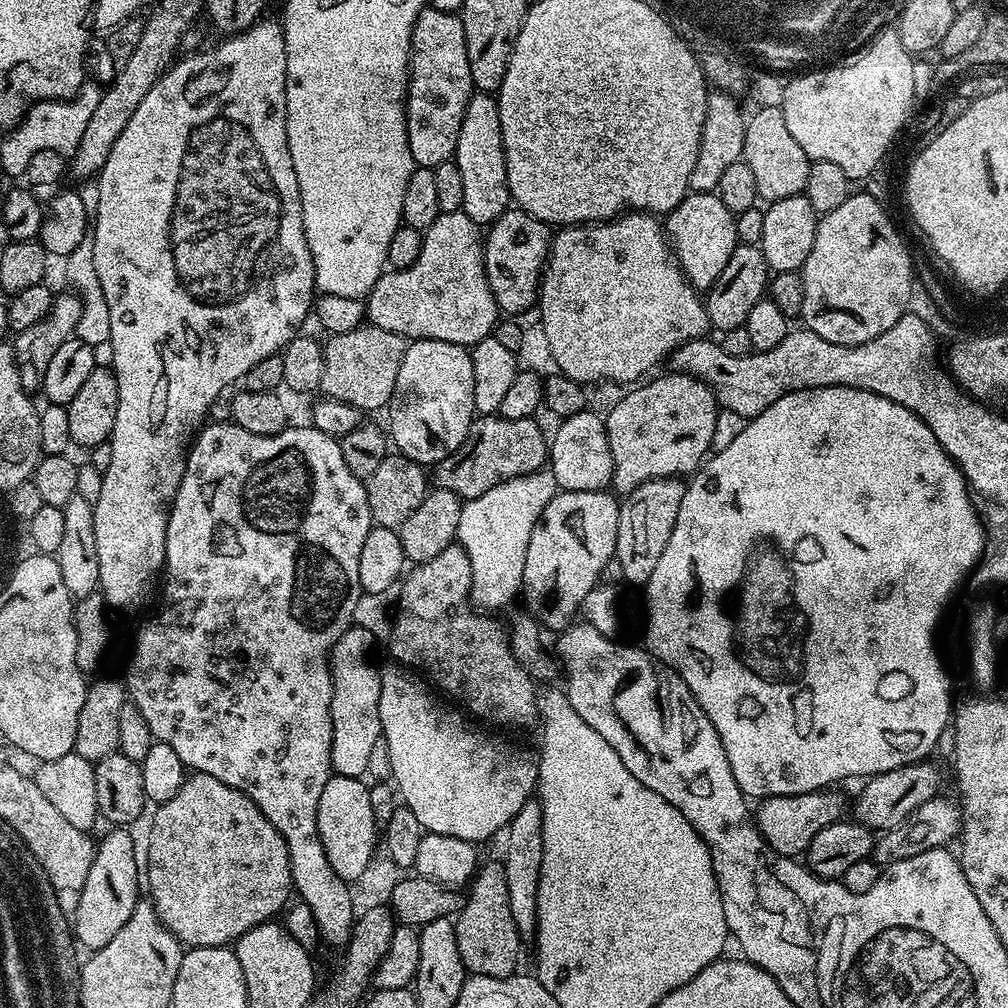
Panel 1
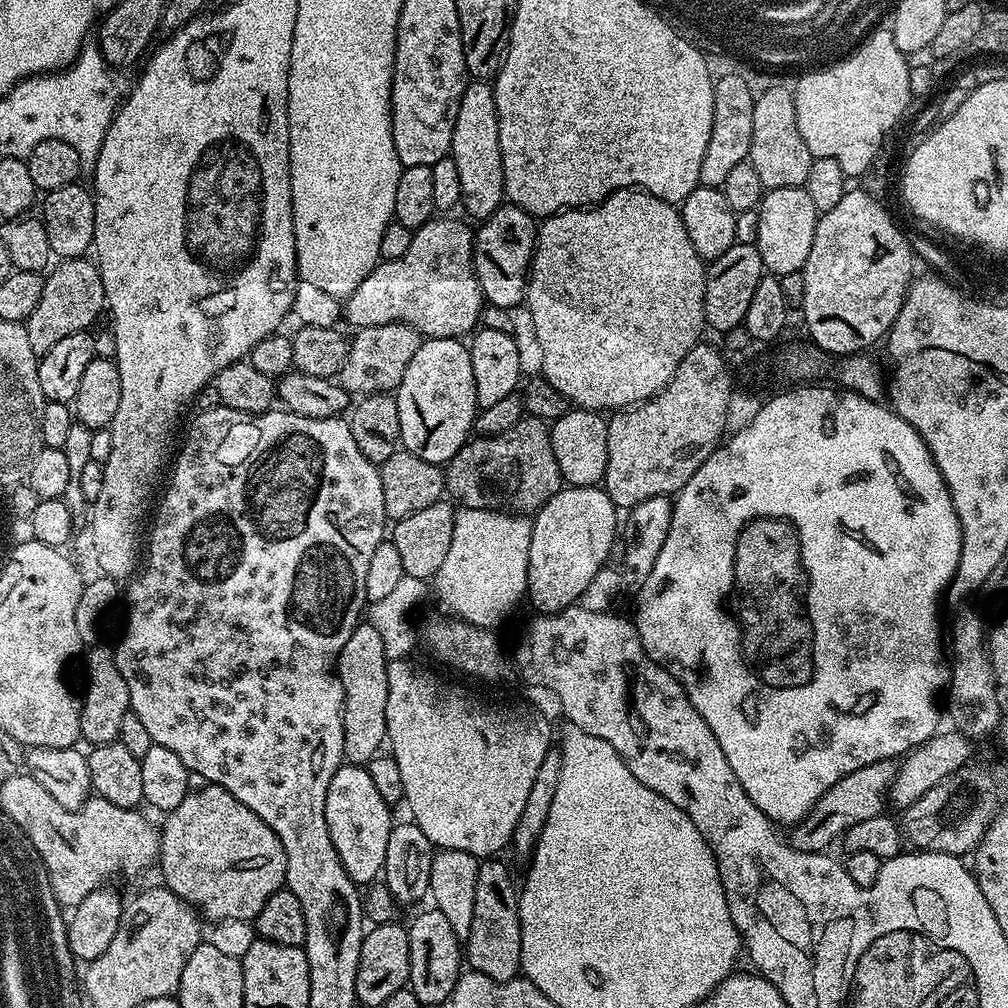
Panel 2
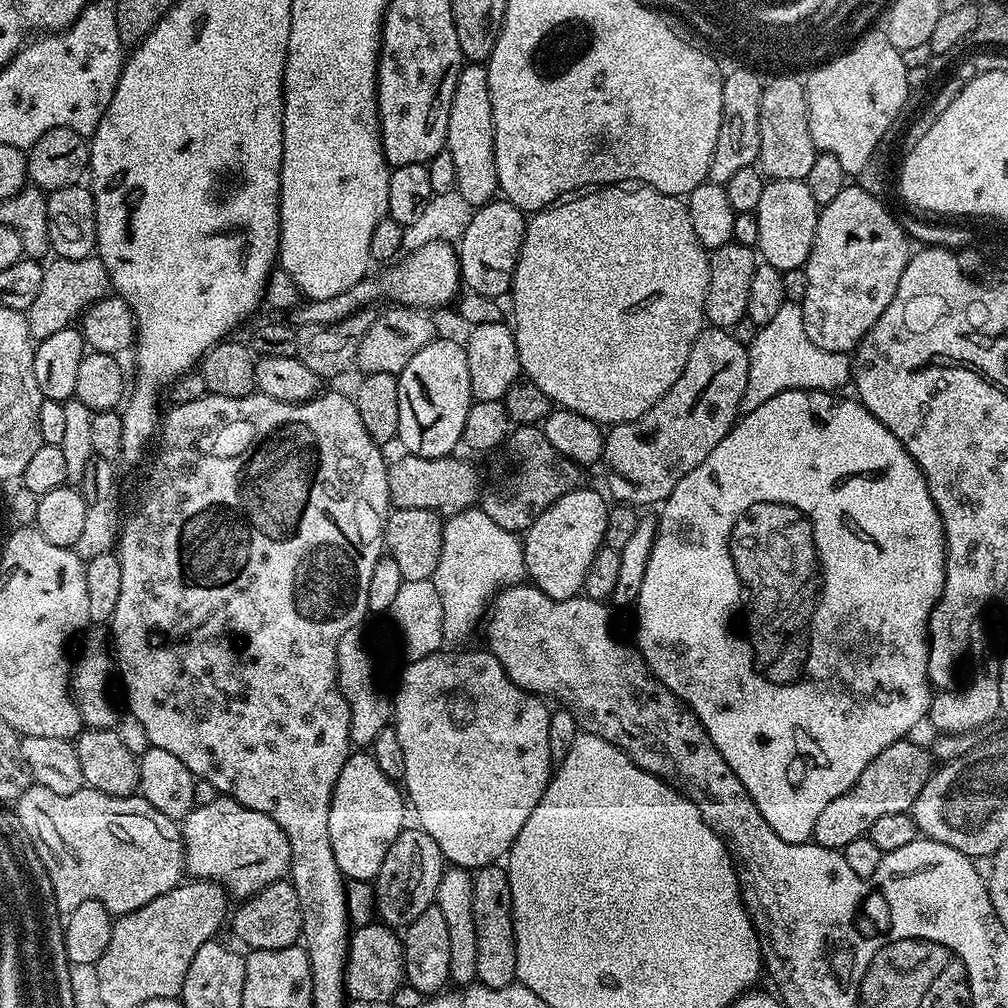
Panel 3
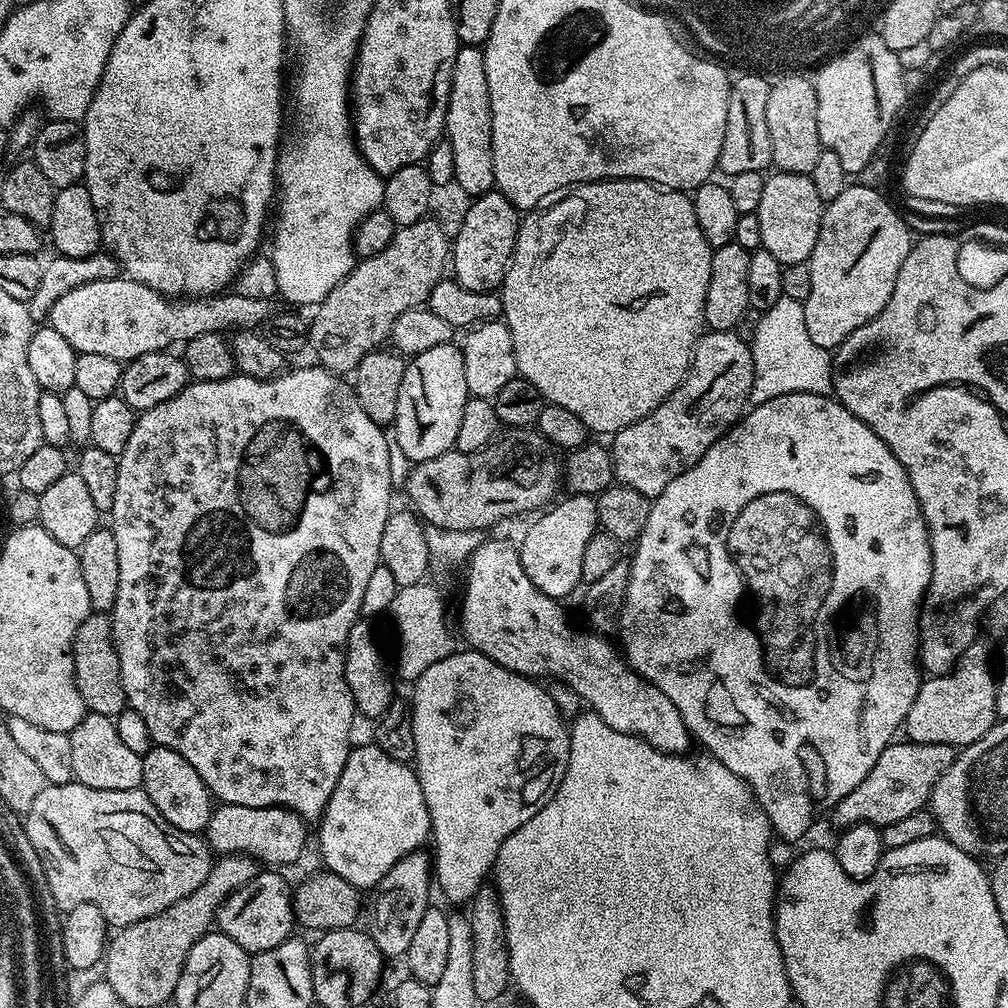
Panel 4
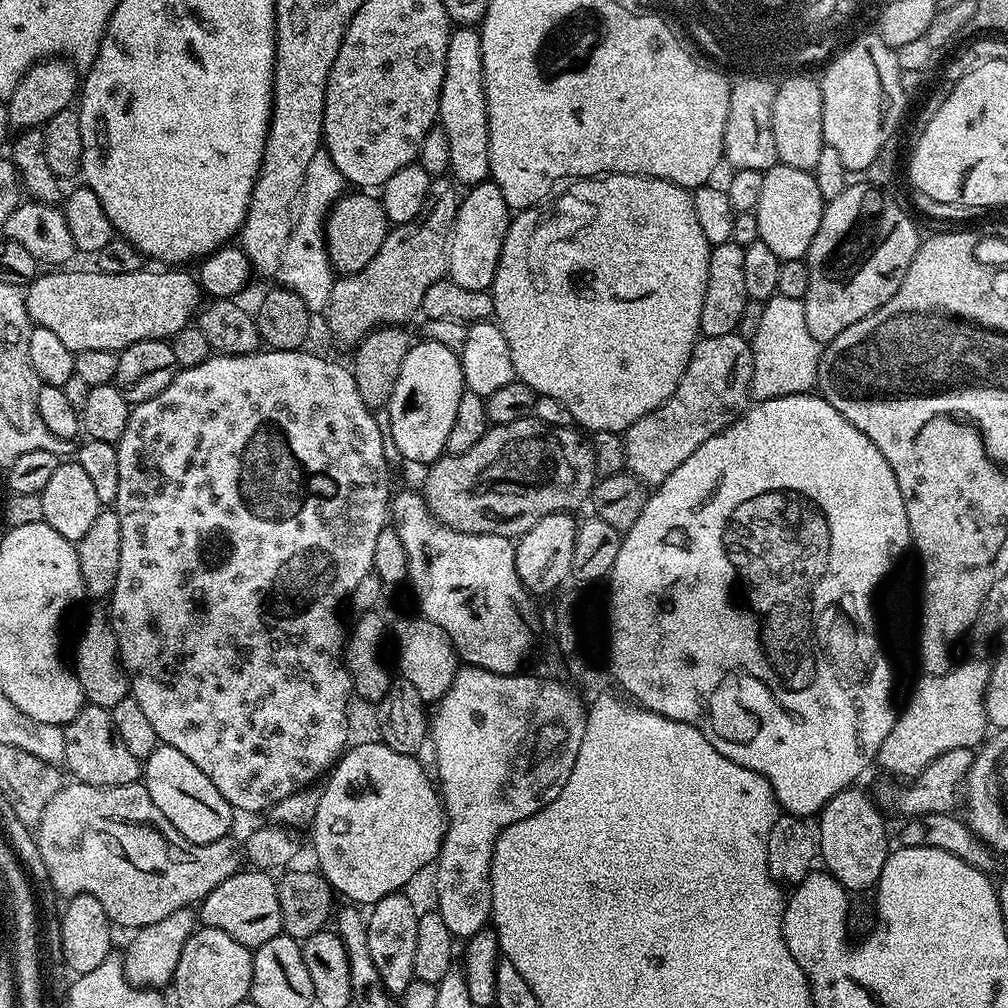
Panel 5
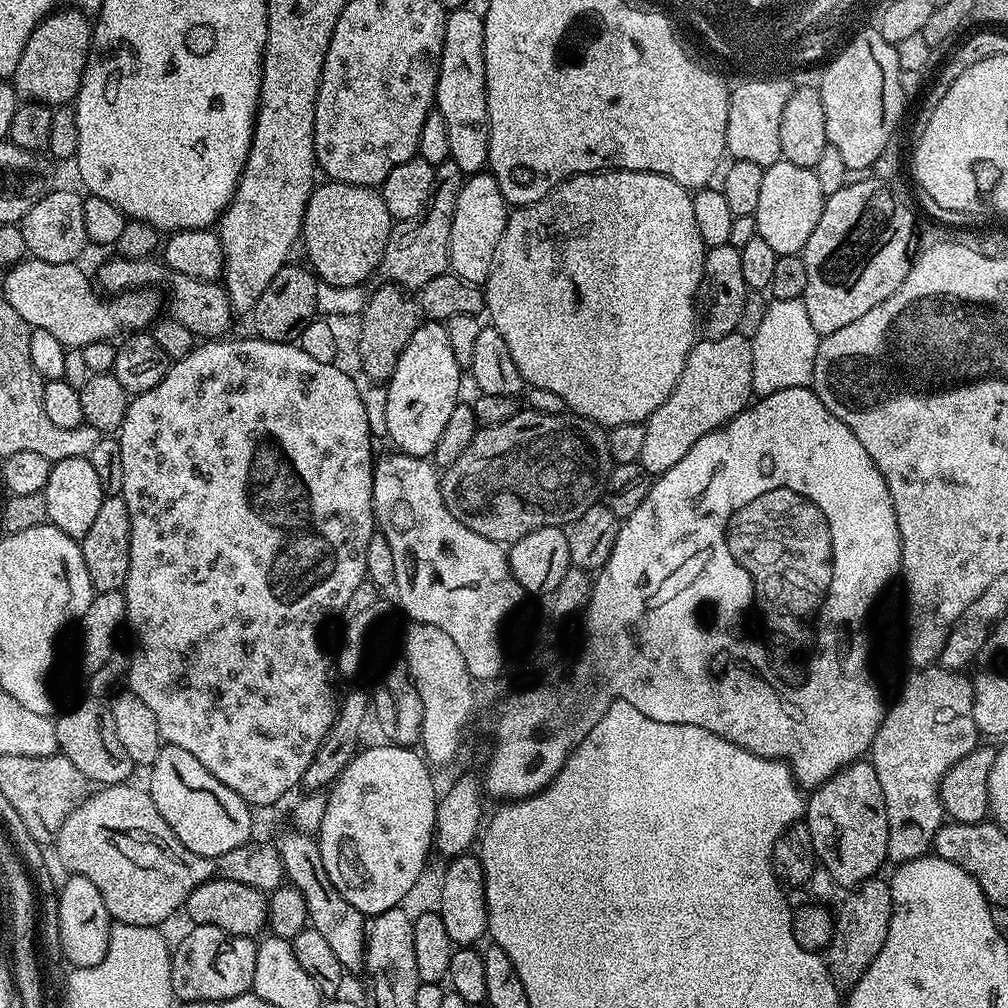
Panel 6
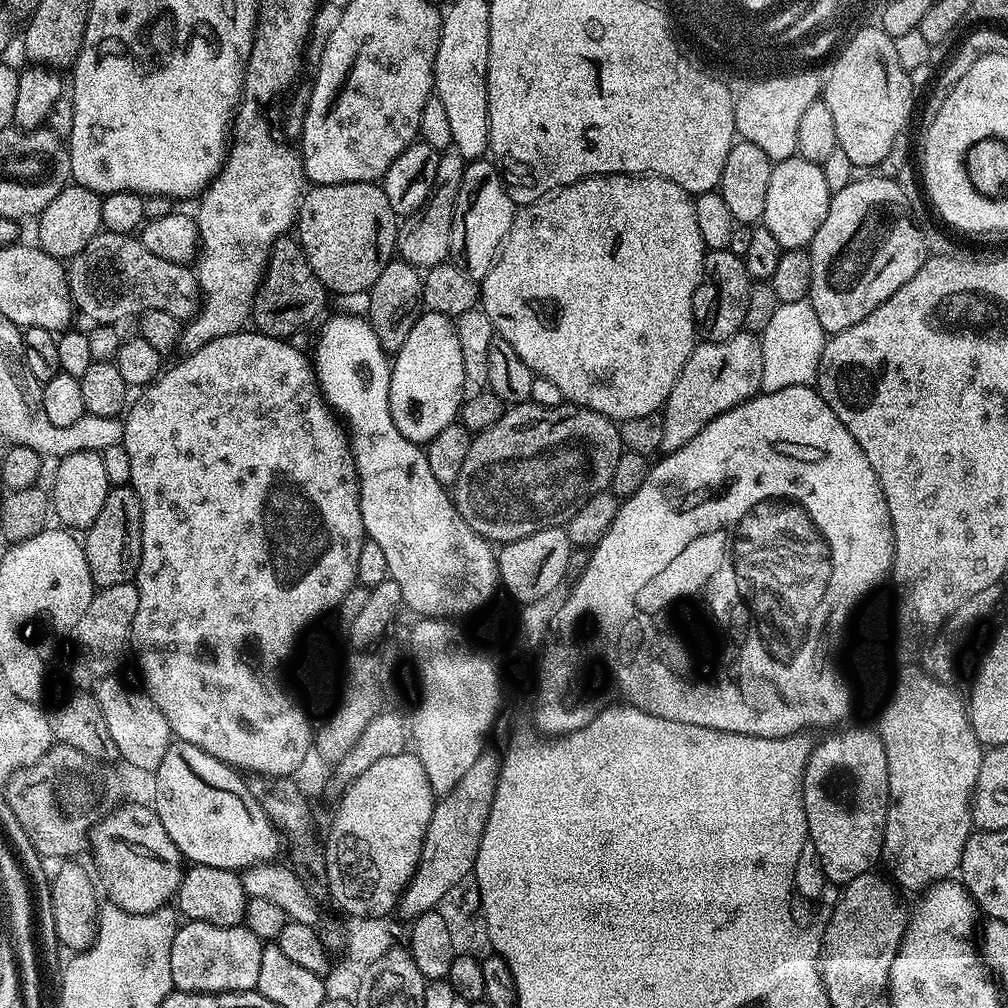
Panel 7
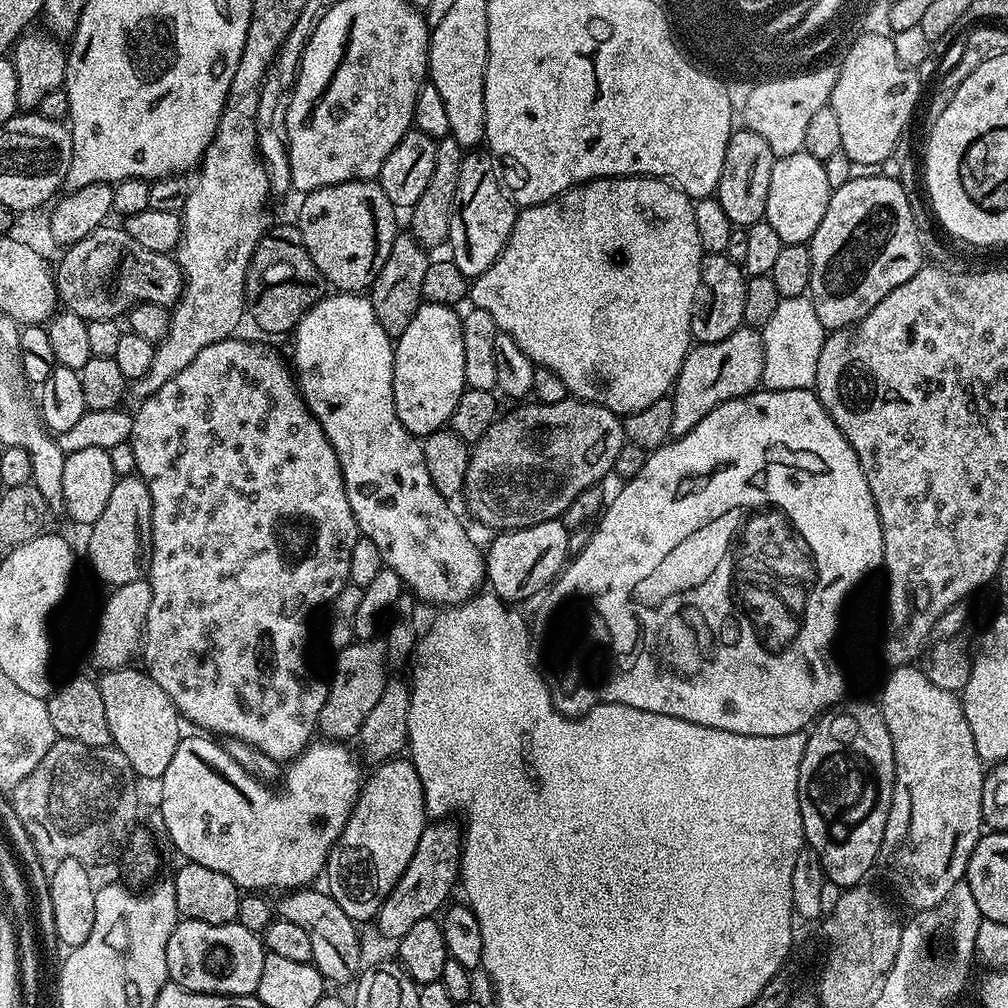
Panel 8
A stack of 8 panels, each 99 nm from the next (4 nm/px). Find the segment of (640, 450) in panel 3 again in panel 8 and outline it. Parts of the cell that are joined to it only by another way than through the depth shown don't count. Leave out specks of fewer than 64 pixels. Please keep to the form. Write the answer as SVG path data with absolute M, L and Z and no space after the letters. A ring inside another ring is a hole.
M741 326L730 338L722 342L709 344L697 343L688 349L682 362L682 370L678 374L670 393L674 406L674 426L672 436L684 436L710 410L720 404L737 400L740 396L749 396L761 387L764 378L764 337L757 329Z

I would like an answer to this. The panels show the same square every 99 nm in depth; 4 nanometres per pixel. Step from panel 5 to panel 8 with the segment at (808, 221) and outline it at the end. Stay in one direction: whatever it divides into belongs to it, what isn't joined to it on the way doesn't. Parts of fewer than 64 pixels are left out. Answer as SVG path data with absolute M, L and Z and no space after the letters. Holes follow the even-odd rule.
M803 150L779 157L770 170L770 194L766 194L764 219L774 226L784 245L808 244L826 214L833 191L830 182L826 182L824 161Z

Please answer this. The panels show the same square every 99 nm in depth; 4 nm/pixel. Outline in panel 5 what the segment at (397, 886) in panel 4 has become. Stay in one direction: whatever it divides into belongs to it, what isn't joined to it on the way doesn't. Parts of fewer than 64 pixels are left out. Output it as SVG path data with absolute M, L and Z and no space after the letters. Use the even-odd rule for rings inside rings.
M393 894L382 898L371 905L367 913L368 941L370 942L370 958L374 958L374 966L378 970L381 982L387 992L399 998L406 986L414 978L414 948L418 946L418 908L405 894Z

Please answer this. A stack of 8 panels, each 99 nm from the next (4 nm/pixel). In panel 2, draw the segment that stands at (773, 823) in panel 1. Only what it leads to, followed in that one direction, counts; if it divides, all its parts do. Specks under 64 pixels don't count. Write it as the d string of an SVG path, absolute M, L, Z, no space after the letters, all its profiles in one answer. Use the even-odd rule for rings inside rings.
M896 760L874 762L870 766L862 766L846 778L834 782L822 798L814 802L814 806L805 814L803 820L791 829L790 843L794 850L803 852L827 853L832 843L839 841L850 830L850 826L858 826L858 822L866 822L866 818L881 815L886 808L888 787L894 782L898 764Z

